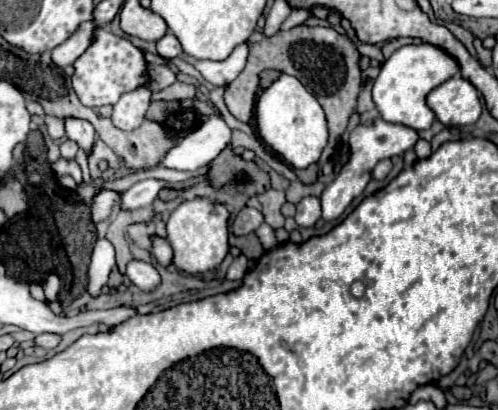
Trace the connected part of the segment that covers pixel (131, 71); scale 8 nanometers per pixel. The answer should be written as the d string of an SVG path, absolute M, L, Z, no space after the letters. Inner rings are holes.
M108 29L96 31L96 41L73 63L73 66L72 88L78 99L88 107L114 105L122 93L148 85L148 71L142 51L136 49L128 39L112 35Z

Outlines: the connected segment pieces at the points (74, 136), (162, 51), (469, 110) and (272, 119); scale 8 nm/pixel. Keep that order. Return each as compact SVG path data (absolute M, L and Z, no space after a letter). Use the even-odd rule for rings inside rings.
M64 119L64 125L66 125L66 137L76 141L78 147L84 149L84 153L90 157L94 147L94 127L88 121L80 119Z
M168 33L166 37L162 37L162 39L156 43L156 47L158 47L158 55L164 57L164 59L168 59L168 61L176 59L176 57L182 53L180 41L178 41L172 33Z
M454 75L432 89L426 97L426 103L436 113L438 121L446 127L472 125L482 113L482 103L476 87L460 75Z
M284 73L258 95L254 129L260 141L294 169L306 169L308 165L318 163L322 149L328 143L328 127L320 103L296 77Z

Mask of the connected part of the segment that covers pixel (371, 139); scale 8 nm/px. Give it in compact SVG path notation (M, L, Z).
M376 119L374 125L358 125L352 133L350 133L350 161L342 167L342 171L336 175L336 179L324 189L322 197L320 197L320 205L322 205L322 219L324 221L334 221L338 219L346 207L364 191L364 187L368 185L368 181L372 179L372 169L380 159L388 159L394 155L402 155L404 151L412 149L418 141L418 131L404 127L404 125L394 125L394 123L386 123L382 119Z

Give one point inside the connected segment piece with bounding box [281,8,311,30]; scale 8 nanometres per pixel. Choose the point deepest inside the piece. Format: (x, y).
(298, 16)

